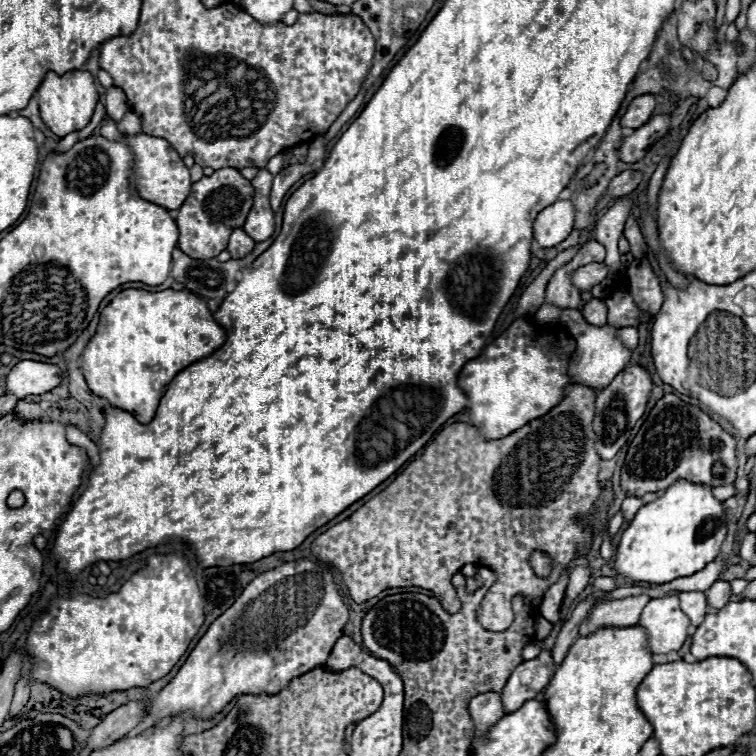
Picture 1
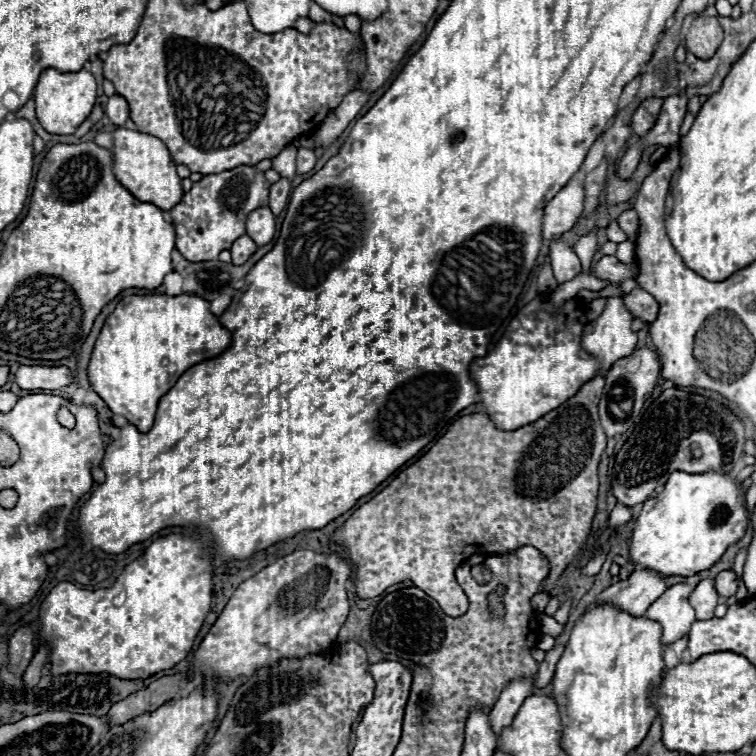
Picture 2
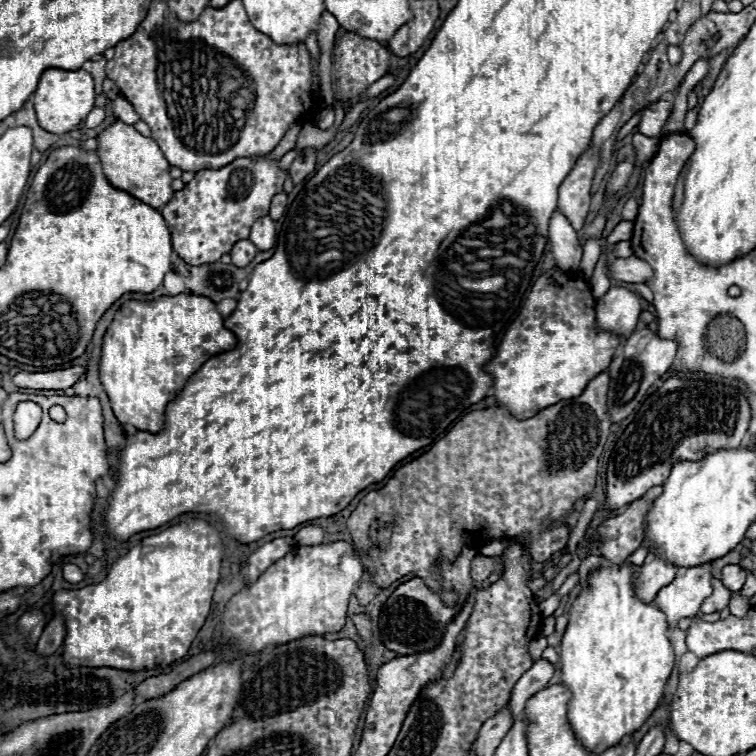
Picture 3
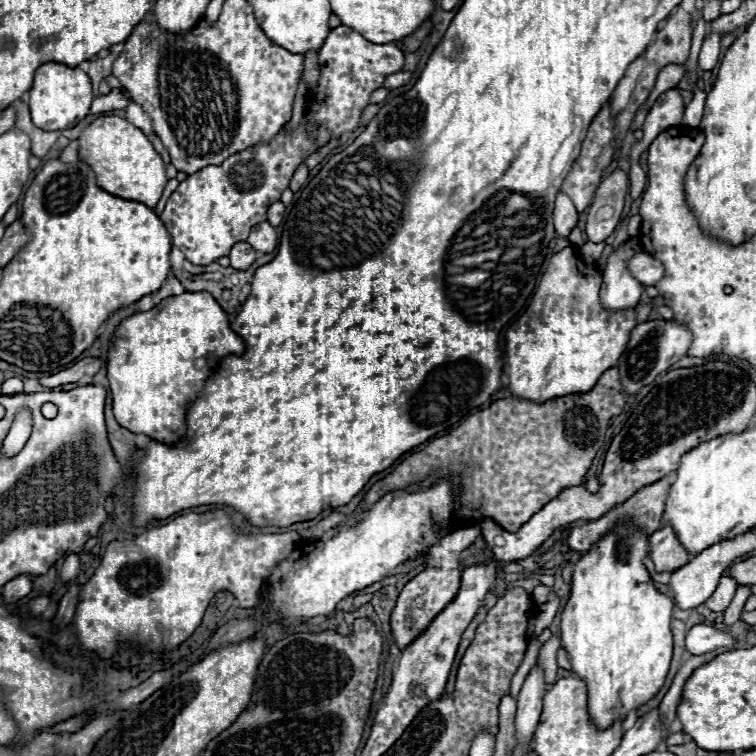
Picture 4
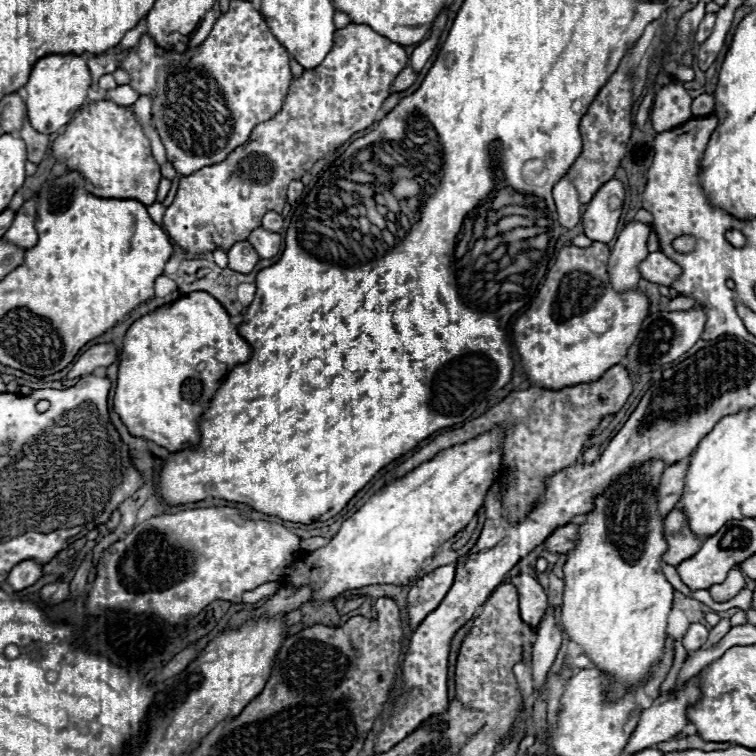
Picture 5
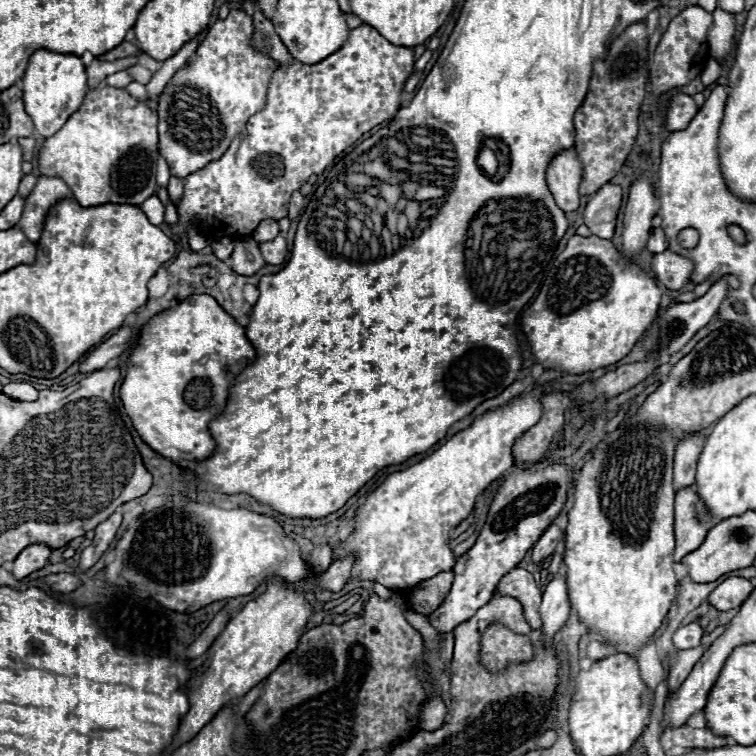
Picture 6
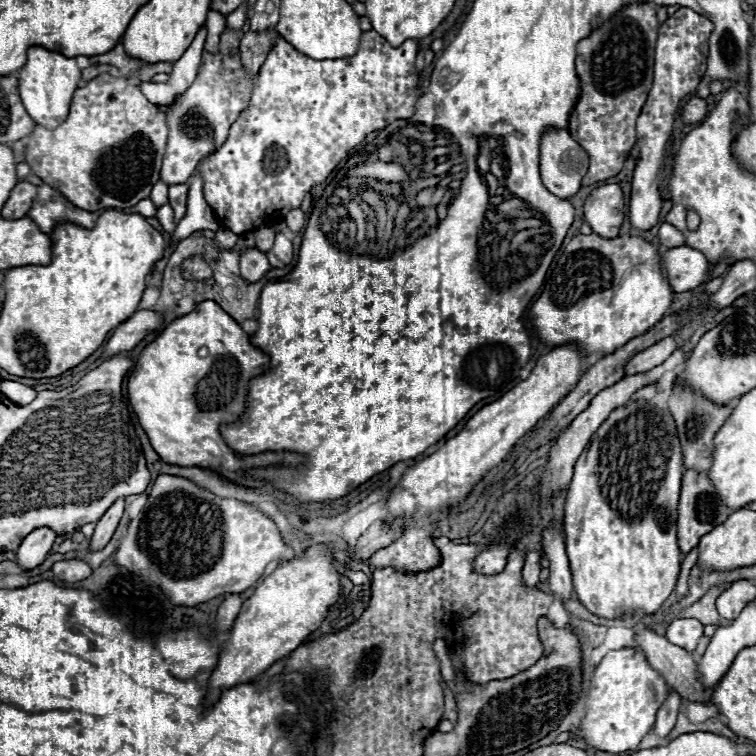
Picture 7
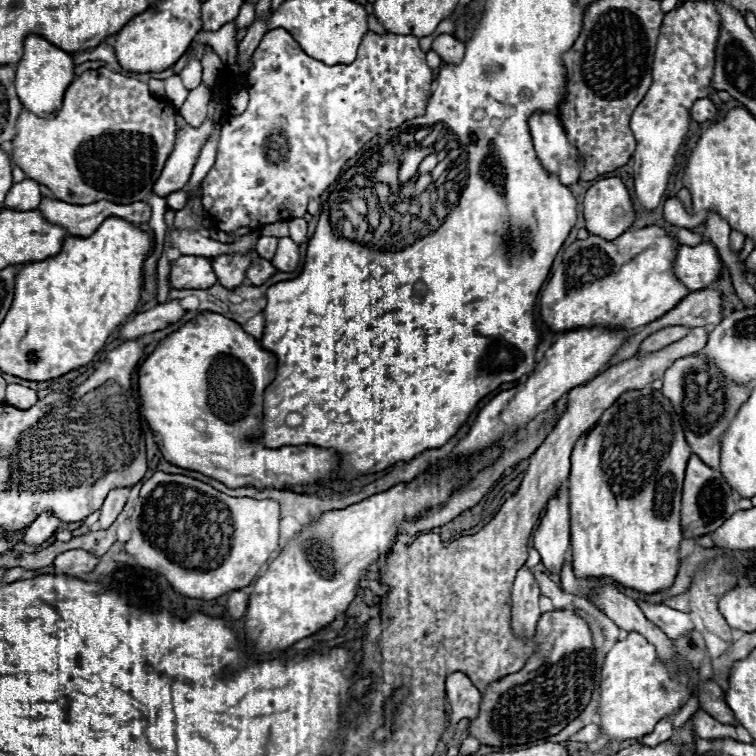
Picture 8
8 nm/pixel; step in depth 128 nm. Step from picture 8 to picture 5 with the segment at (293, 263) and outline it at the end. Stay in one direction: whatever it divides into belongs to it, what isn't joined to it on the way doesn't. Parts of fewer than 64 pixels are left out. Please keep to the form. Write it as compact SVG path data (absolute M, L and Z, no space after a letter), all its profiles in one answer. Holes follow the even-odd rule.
M262 226L250 232L248 242L256 248L256 252L260 254L260 258L272 258L272 256L276 256L276 254L280 252L280 248L282 248L282 238L280 238L280 234L268 232L268 230L264 230Z

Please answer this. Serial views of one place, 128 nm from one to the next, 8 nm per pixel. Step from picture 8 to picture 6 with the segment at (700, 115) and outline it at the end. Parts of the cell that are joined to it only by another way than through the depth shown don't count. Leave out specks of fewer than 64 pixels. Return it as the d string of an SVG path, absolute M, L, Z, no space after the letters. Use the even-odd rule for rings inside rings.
M674 94L666 106L666 118L664 118L666 130L670 132L684 130L690 124L690 120L696 116L696 112L698 112L698 106L694 104L692 96Z

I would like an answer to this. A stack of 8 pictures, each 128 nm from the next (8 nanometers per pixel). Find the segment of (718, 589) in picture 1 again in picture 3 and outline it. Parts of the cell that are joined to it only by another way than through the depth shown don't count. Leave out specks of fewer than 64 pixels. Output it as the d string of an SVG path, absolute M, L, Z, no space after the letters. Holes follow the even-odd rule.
M734 564L734 566L724 566L722 568L722 584L730 590L730 592L738 592L738 590L742 590L742 584L746 582L746 570L744 568L740 568L738 564Z

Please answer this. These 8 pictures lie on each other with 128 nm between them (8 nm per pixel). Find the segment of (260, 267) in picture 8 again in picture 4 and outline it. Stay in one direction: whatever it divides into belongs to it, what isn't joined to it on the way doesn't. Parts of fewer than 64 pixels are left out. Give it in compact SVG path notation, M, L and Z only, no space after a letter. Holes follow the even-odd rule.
M236 242L228 254L230 262L232 262L232 268L248 268L254 260L256 260L256 250L248 244L248 242Z

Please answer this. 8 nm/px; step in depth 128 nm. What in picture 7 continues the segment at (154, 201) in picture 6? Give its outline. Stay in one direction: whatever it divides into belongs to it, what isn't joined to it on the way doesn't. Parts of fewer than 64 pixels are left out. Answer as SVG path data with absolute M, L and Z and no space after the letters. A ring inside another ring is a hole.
M146 198L146 200L140 200L140 204L132 206L130 210L124 210L124 212L138 212L138 214L142 214L144 218L154 218L154 216L156 216L156 206L152 204L150 198Z

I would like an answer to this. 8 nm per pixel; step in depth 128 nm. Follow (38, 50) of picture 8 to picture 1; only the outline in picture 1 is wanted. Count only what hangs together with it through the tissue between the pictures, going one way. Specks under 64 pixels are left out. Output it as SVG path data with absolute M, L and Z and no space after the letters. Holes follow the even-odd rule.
M72 70L72 72L66 72L64 76L48 72L38 88L38 104L40 104L40 116L44 124L56 136L64 138L72 132L78 132L90 122L94 108L98 104L98 92L94 86L94 78L90 76L90 72L84 72L84 70Z

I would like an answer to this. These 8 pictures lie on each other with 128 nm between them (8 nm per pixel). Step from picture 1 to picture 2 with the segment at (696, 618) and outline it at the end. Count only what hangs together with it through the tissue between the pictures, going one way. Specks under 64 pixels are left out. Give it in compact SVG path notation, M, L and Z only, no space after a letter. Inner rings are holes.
M702 580L690 594L688 602L696 610L698 620L710 620L718 604L718 594L714 590L714 580Z

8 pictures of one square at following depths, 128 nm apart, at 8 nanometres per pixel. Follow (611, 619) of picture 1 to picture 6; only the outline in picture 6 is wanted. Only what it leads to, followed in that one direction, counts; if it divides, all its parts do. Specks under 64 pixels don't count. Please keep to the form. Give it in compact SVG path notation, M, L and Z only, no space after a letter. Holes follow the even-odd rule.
M692 486L680 490L674 500L674 562L680 562L688 552L694 552L704 542L706 532L716 524L718 520L708 514Z

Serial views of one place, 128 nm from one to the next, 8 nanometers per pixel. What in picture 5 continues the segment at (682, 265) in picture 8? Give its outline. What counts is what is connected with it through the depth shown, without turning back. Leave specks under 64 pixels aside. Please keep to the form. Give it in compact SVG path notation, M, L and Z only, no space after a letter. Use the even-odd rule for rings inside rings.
M662 252L648 254L638 268L644 280L660 286L670 286L680 276L680 266L674 264L670 258L666 258Z

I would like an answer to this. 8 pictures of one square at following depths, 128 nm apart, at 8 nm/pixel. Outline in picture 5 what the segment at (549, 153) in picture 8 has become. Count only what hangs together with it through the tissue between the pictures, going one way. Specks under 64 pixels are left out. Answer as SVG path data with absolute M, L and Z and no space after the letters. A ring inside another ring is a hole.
M564 176L556 186L554 186L554 202L558 210L558 220L564 228L574 228L580 220L580 202L578 202L578 192L570 184L568 176Z

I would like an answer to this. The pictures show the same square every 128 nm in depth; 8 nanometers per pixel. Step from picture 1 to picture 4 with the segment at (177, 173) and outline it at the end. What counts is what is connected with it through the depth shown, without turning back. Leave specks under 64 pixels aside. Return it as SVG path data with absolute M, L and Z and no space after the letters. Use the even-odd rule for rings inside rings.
M102 114L82 130L78 142L80 142L80 160L92 166L100 188L104 188L114 196L142 202L150 208L158 204L168 182L166 166L162 162L162 156L154 150L152 142L142 134L142 130L138 130L120 116Z

